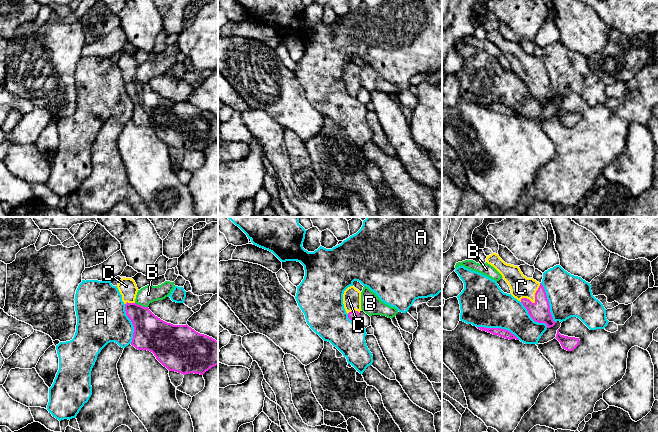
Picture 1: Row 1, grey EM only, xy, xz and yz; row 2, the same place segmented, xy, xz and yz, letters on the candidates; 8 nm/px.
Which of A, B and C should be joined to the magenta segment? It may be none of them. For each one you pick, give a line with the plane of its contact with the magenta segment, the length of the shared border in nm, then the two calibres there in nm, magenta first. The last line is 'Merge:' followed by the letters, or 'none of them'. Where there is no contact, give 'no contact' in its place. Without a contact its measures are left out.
C: yz | 220 nm | 160/180 nm
Merge: C

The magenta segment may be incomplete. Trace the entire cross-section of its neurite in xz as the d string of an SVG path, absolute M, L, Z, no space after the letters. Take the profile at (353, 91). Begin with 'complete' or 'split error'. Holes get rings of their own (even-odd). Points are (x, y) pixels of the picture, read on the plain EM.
split error; M354 62L348 63L343 70L343 80L351 97L357 97L361 87L361 68Z

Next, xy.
split error; M122 54L117 61L131 96L134 109L131 121L147 126L169 147L203 151L218 141L218 117L186 101L173 101L155 92L148 83L135 79L135 57Z

